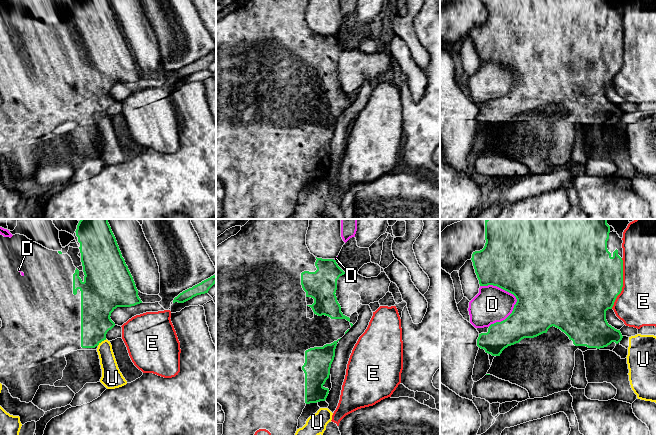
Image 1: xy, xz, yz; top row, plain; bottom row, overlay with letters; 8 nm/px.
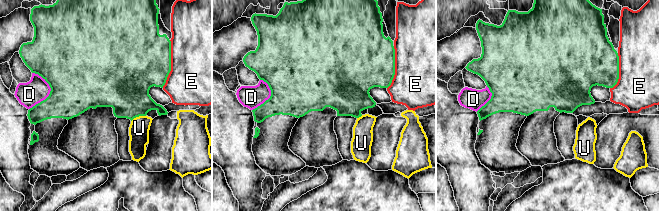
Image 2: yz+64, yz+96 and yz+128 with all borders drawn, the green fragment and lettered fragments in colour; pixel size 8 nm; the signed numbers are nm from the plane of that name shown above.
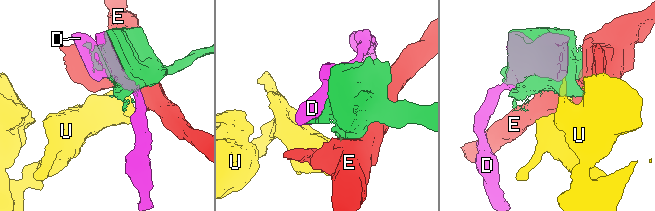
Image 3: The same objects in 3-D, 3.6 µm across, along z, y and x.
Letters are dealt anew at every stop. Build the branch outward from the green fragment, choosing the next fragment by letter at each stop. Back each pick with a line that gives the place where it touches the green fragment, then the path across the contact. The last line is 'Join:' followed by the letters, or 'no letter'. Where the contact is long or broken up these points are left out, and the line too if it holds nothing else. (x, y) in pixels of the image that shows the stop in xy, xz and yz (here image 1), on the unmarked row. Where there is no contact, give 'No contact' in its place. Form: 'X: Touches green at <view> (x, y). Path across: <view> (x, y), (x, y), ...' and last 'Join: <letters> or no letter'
Join: no letter

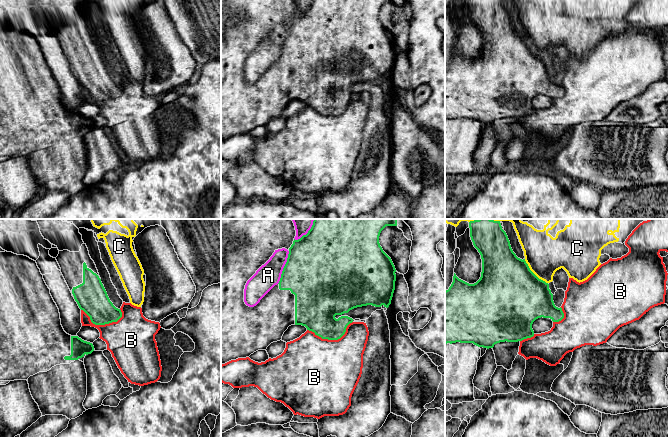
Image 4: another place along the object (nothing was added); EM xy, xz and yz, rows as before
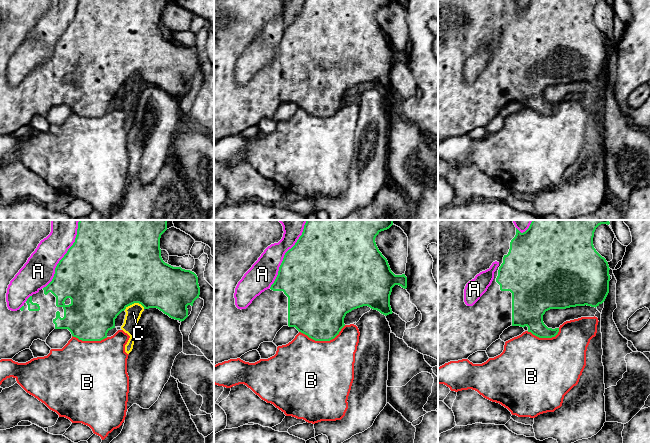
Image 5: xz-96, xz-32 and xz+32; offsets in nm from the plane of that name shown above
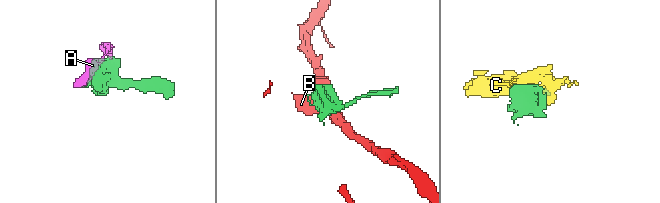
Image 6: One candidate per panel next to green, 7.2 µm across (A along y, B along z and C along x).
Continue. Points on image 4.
Join: no letter

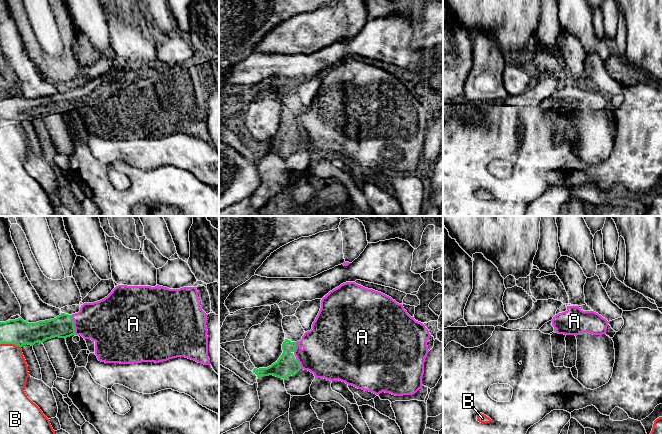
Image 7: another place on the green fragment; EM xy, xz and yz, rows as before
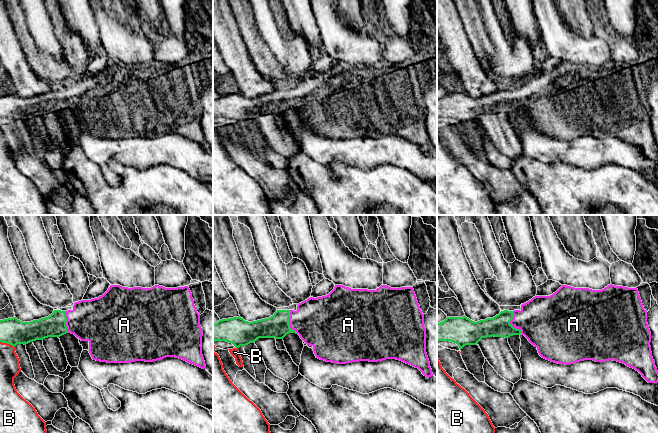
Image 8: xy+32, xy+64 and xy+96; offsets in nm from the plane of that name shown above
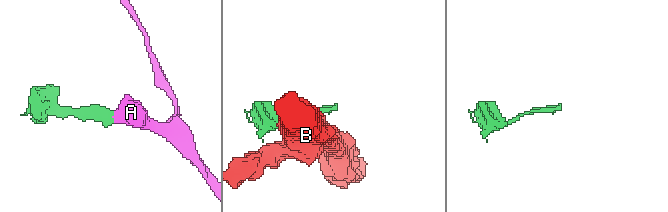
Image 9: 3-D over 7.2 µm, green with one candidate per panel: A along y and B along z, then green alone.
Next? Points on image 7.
A: Touches green at xy (73, 101). Path across: xy (62, 102), (73, 101), (88, 98), (104, 98)
Join: A

